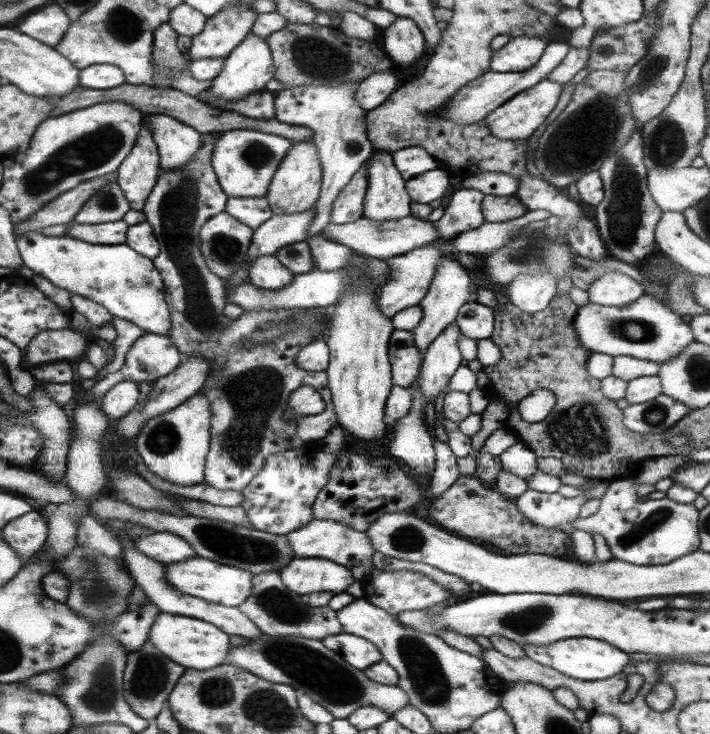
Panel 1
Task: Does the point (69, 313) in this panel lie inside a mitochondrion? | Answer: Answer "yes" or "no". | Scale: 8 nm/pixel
no

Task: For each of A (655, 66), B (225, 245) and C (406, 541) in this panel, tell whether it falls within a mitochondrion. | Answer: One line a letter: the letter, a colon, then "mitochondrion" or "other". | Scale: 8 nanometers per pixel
A: mitochondrion
B: mitochondrion
C: mitochondrion

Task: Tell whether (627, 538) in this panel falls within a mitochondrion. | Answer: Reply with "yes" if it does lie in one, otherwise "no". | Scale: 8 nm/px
yes

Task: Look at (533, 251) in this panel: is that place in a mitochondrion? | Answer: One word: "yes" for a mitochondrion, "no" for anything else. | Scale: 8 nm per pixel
yes

